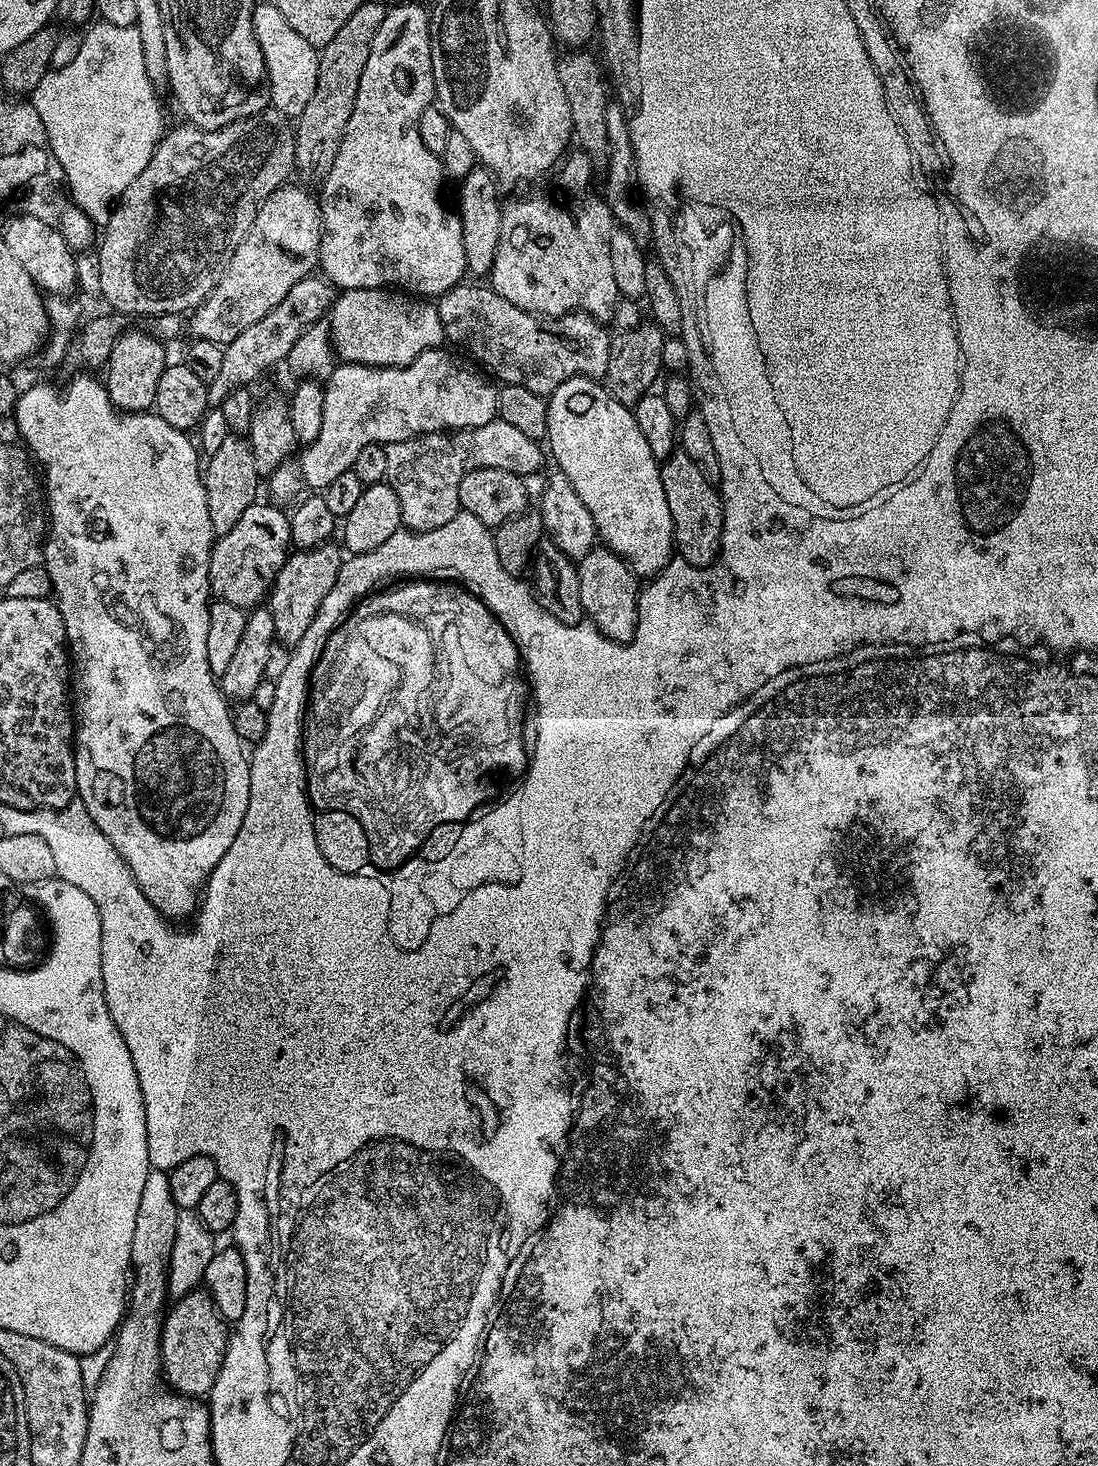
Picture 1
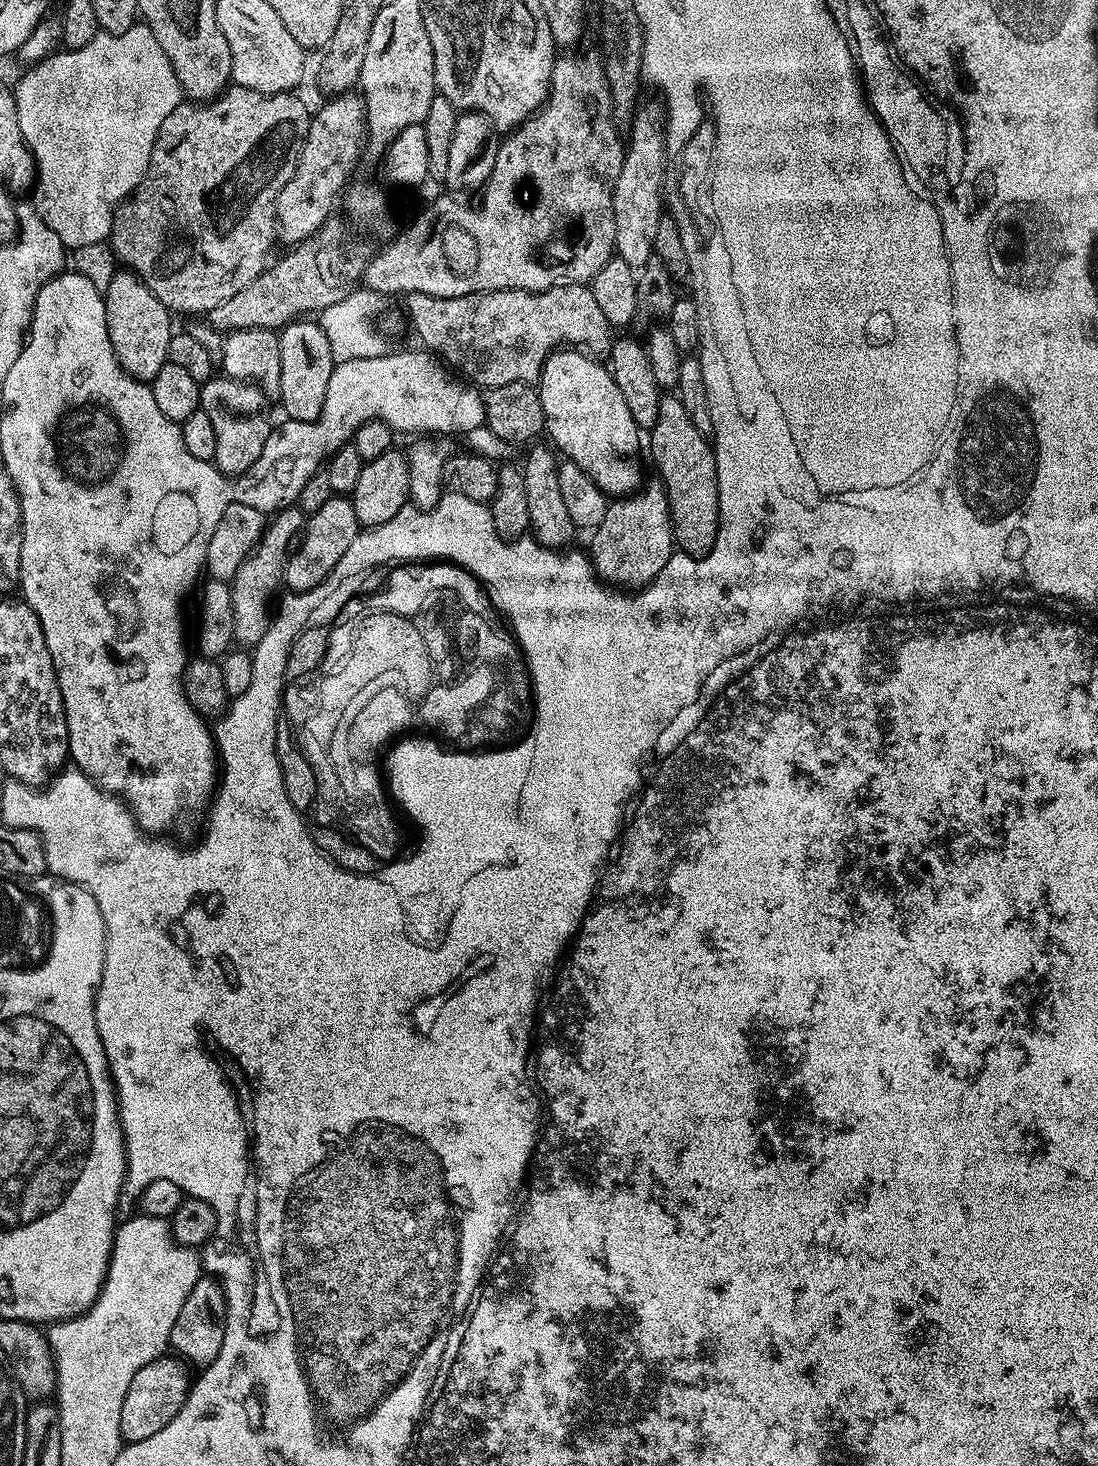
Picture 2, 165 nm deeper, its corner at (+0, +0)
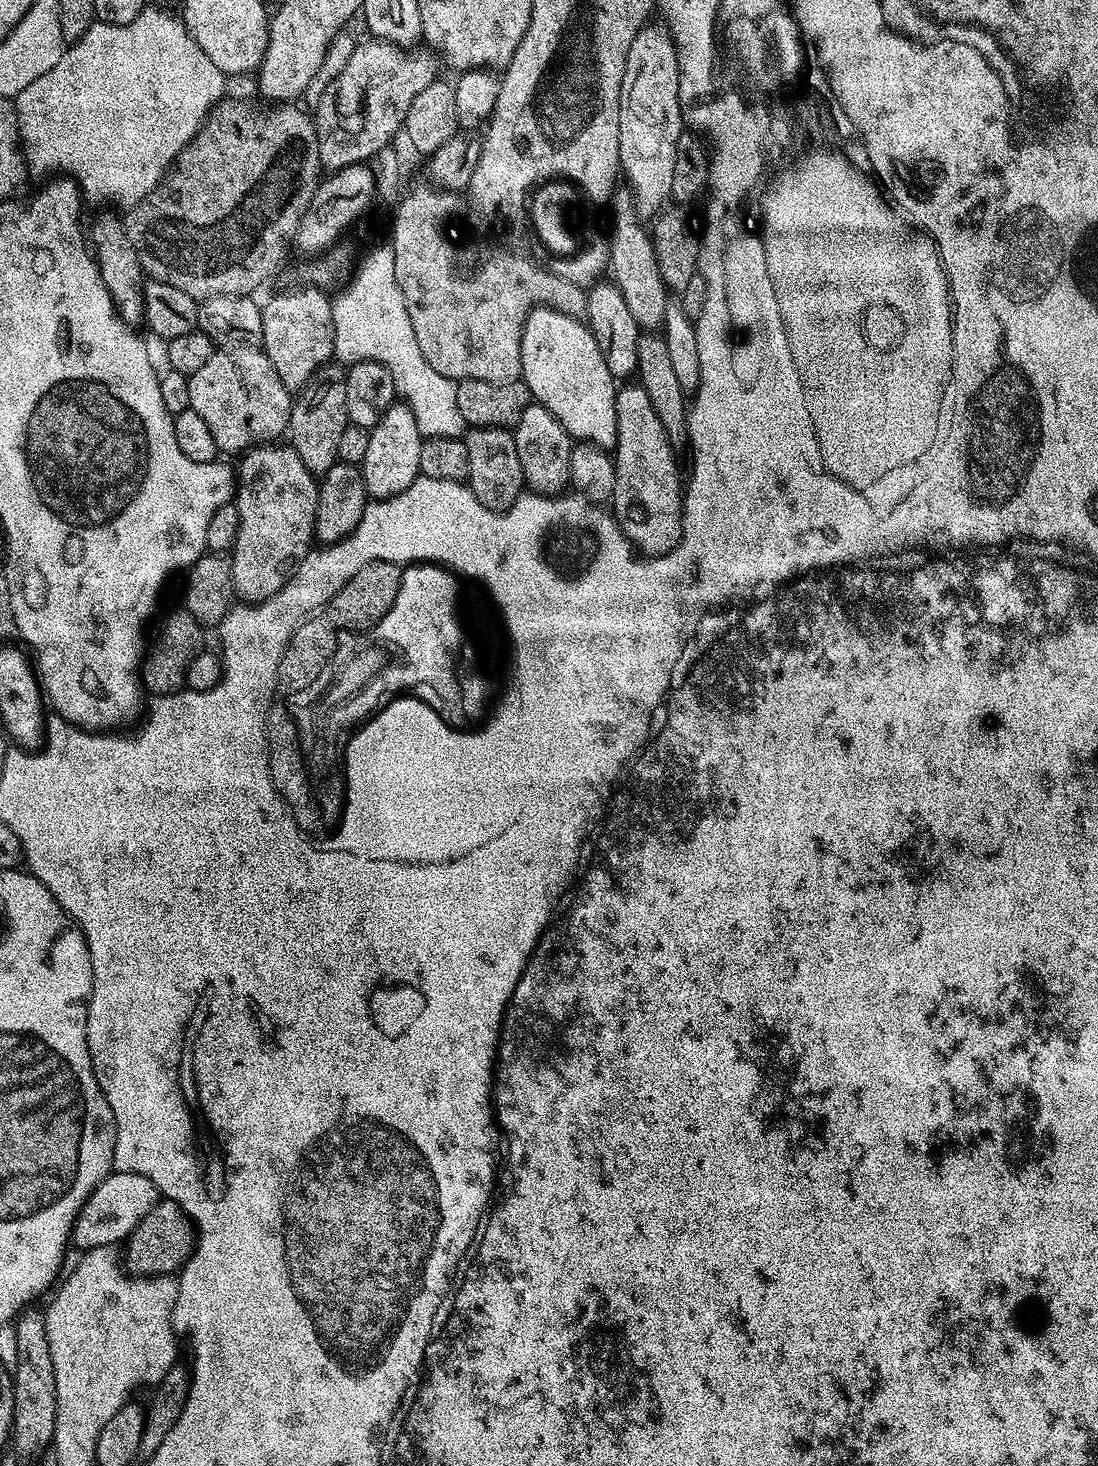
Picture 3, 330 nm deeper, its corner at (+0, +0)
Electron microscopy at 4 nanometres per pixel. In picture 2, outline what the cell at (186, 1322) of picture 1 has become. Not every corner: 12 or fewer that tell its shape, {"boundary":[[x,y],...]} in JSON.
{"boundary":[[165,1354],[134,1374],[120,1435],[146,1442],[182,1410],[185,1361]]}

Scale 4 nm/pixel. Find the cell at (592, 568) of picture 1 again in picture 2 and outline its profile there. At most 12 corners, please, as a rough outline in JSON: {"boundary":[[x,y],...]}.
{"boundary":[[659,479],[609,503],[592,569],[643,590],[674,551]]}

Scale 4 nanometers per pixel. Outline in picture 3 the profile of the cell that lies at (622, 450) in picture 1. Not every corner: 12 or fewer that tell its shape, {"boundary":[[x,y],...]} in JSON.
{"boundary":[[533,308],[520,375],[573,441],[615,449],[618,380],[587,323]]}

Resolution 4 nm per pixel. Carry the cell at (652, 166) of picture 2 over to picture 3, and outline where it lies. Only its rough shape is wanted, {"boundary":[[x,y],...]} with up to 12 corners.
{"boundary":[[655,22],[630,42],[620,170],[636,215],[669,203],[686,128],[680,56]]}

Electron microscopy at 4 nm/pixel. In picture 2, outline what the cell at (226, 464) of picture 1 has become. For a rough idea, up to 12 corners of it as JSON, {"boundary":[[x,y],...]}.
{"boundary":[[247,380],[203,381],[217,468],[240,476],[273,430]]}

